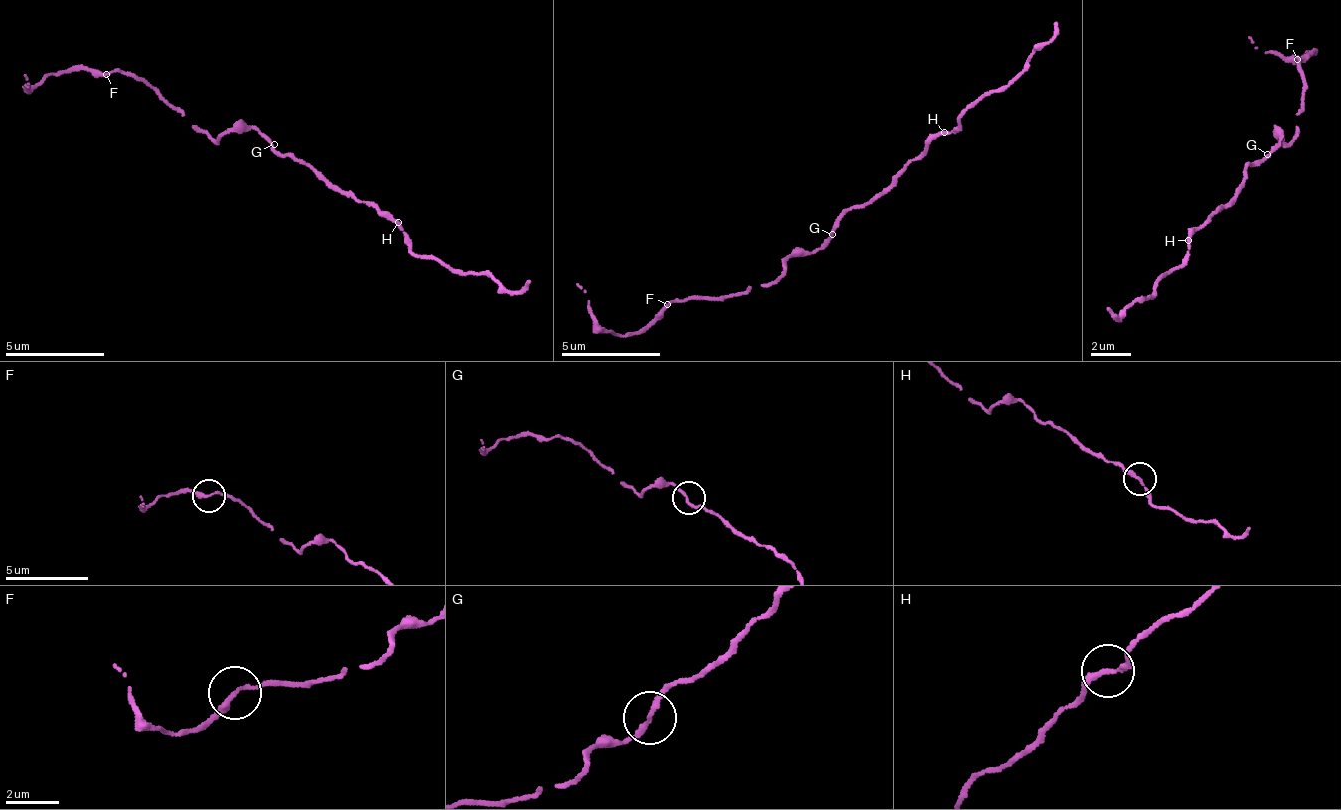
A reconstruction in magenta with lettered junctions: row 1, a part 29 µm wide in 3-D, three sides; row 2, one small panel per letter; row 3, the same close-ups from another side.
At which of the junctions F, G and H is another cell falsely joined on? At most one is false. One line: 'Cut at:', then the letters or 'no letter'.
Cut at: no letter

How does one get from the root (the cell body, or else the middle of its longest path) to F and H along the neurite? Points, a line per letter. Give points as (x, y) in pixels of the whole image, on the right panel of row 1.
F: (1267, 158), (1282, 140), (1276, 137), (1286, 143), (1297, 130), (1303, 83), (1300, 58), (1296, 60)
H: (1267, 158), (1257, 159), (1254, 165), (1247, 167), (1228, 204), (1217, 206), (1203, 225), (1195, 227), (1190, 239)

